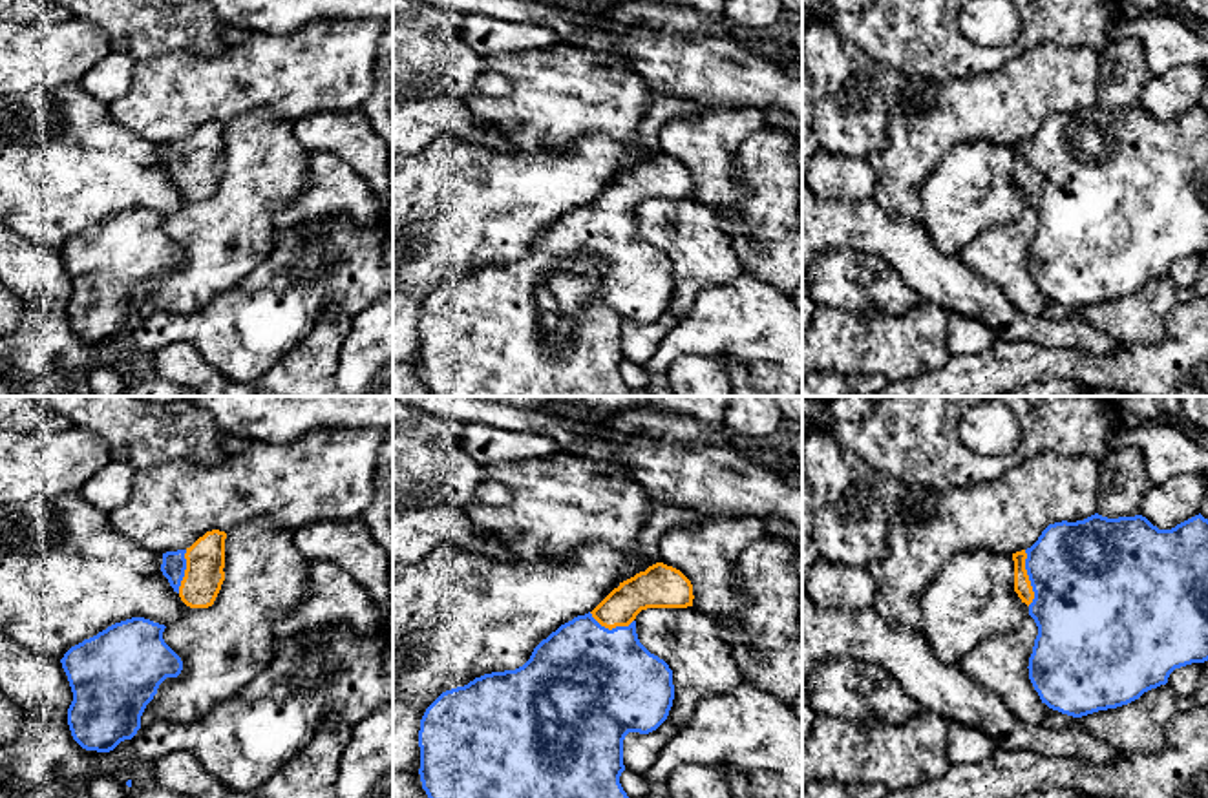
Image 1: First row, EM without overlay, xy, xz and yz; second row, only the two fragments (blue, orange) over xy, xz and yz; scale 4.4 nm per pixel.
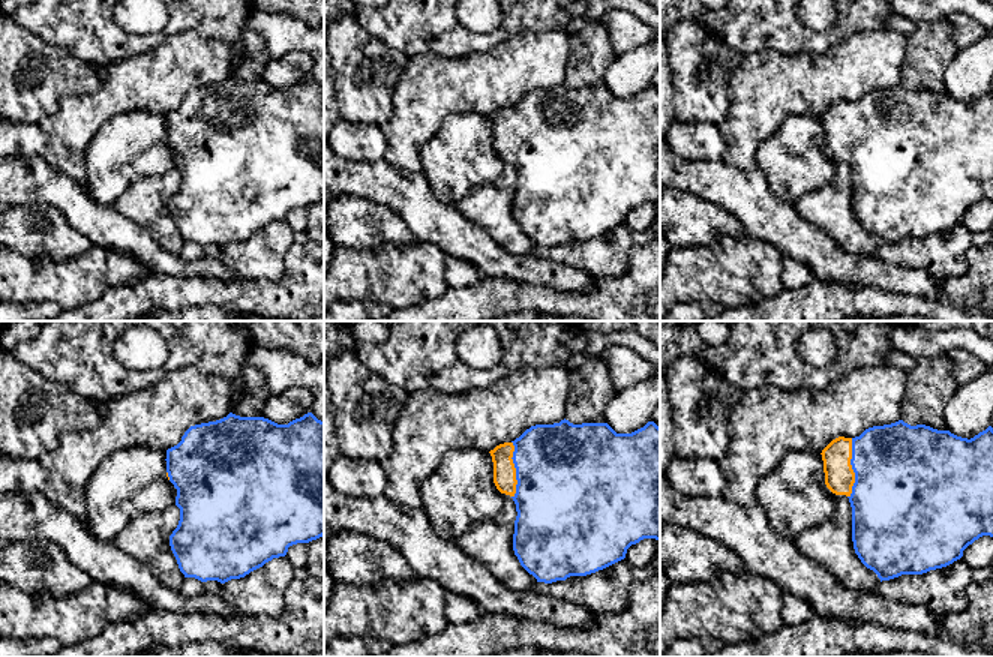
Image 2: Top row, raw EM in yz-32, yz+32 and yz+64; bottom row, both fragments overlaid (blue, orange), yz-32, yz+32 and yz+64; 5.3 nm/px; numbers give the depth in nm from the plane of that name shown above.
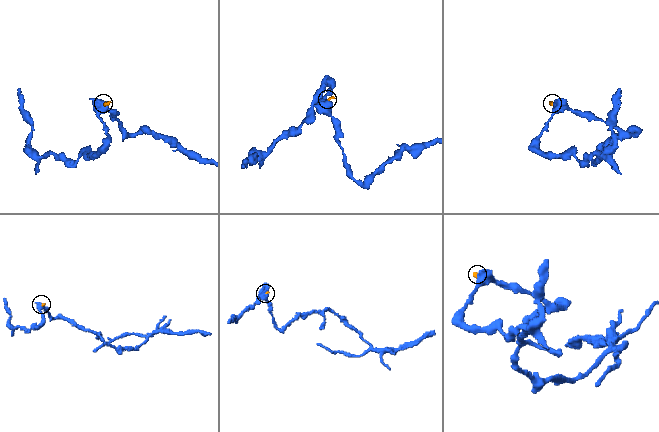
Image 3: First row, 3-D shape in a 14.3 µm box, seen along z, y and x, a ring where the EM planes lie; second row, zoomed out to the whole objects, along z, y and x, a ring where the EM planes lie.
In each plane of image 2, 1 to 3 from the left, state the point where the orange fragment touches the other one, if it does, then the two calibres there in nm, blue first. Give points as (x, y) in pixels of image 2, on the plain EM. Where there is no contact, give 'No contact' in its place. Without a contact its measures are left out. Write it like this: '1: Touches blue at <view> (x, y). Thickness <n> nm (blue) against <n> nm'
1: Touches blue at yz-32 (168, 140). Thickness 460 nm (blue) against 20 nm
2: Touches blue at yz+32 (516, 134). Thickness 500 nm (blue) against 130 nm
3: Touches blue at yz+64 (852, 132). Thickness 480 nm (blue) against 160 nm

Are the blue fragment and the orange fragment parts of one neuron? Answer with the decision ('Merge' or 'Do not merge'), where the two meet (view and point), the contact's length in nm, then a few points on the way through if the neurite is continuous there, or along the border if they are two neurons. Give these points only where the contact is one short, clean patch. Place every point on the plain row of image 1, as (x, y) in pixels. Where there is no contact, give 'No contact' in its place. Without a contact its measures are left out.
Merge. Touches blue at yz (1029, 168). Shared border 240 nm. Path across: yz (1086, 167), (1029, 168), (1022, 176)

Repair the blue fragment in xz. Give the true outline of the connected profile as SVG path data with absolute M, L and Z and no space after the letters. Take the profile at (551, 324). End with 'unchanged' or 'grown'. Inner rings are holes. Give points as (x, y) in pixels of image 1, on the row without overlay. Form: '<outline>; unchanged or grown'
M656 153L620 173L592 203L561 215L523 257L442 283L426 299L419 321L419 365L428 389L442 396L630 396L620 374L623 331L629 323L656 321L674 290L673 261L640 234L634 210L647 199L693 197L693 190L691 172Z; grown

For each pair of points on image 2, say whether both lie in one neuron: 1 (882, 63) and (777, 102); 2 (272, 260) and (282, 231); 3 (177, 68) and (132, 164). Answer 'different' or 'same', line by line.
1: same
2: same
3: different

